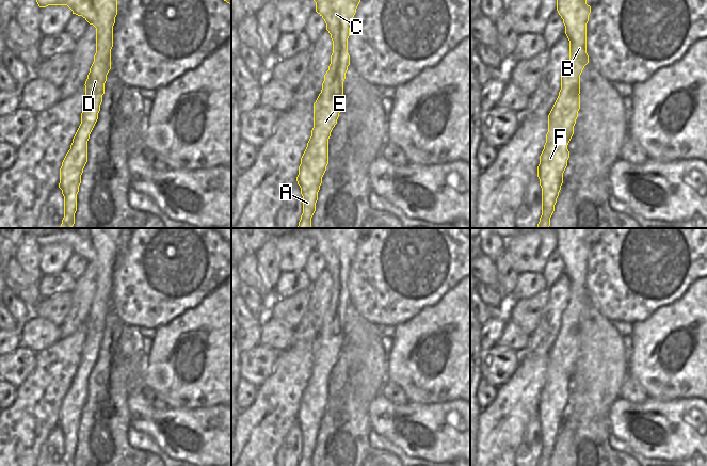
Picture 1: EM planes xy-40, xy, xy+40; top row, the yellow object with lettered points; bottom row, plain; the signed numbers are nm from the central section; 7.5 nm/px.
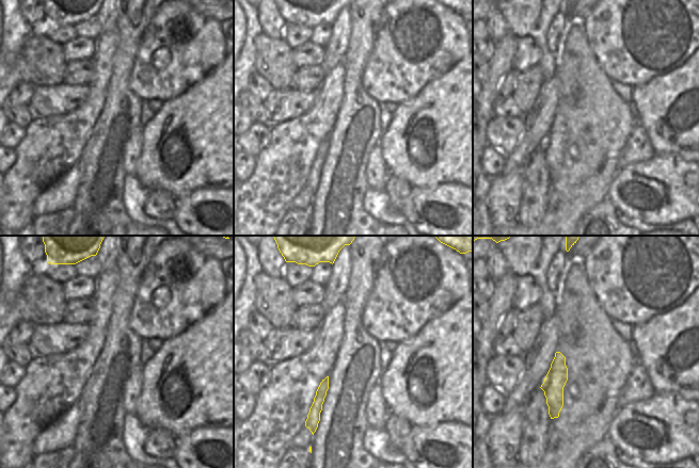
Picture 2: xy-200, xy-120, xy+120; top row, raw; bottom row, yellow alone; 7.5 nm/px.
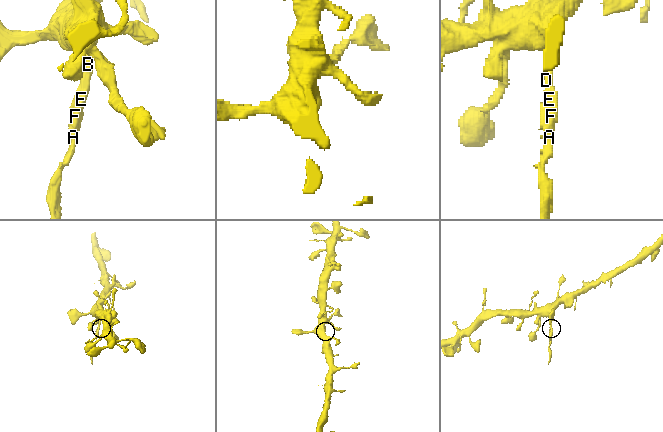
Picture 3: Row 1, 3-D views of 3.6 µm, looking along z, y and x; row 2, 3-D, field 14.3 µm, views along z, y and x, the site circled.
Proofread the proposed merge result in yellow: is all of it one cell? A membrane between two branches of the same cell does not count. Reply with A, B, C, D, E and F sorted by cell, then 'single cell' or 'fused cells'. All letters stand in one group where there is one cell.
groups A E F / B C D; fused cells

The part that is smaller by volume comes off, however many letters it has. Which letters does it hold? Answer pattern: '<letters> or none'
A, E, F.

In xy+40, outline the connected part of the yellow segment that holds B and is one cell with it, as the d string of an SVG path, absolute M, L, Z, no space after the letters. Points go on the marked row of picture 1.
M557 0L557 11L565 26L565 34L569 41L569 62L561 77L561 90L559 95L571 95L575 91L580 94L580 75L589 63L587 53L587 23L591 13L591 6L587 0Z

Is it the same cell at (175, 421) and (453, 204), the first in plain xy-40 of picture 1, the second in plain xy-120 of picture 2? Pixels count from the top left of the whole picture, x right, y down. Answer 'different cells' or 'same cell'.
same cell

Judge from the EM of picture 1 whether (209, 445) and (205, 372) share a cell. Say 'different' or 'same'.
different

